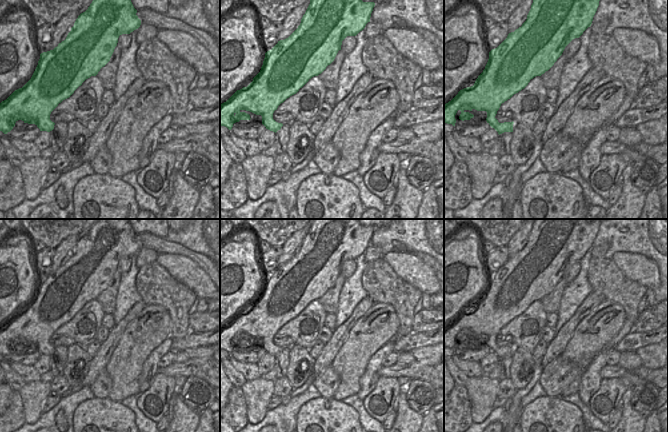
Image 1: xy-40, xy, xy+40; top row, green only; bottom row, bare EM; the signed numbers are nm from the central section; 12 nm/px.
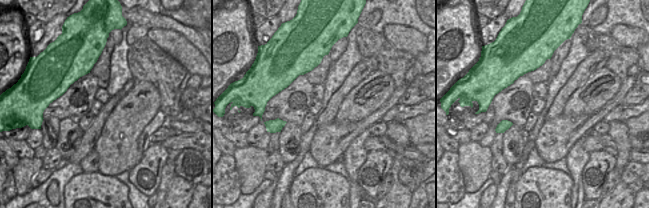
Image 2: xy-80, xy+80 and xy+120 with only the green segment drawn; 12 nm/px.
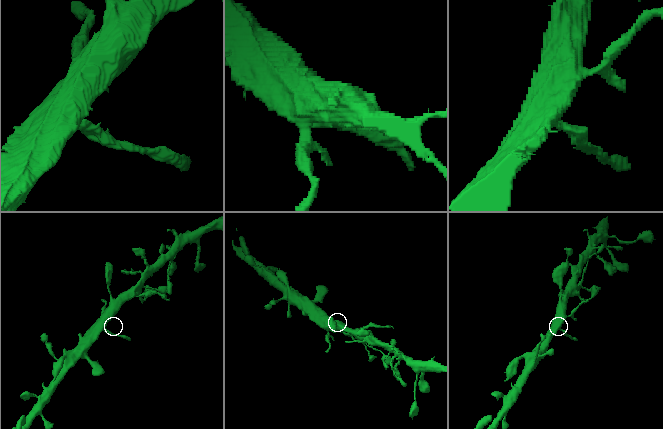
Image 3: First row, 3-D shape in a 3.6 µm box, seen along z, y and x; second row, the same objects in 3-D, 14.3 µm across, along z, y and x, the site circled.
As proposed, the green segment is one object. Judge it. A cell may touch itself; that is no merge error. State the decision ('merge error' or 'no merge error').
merge error

